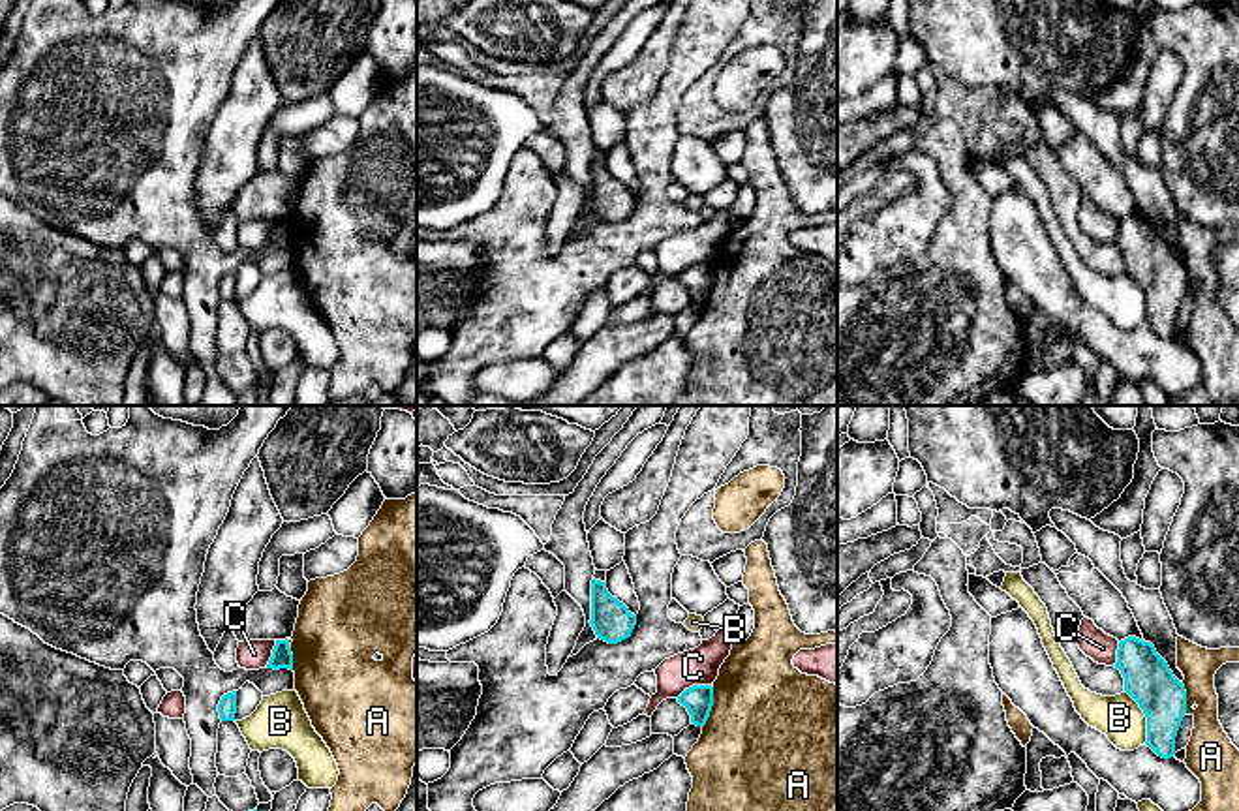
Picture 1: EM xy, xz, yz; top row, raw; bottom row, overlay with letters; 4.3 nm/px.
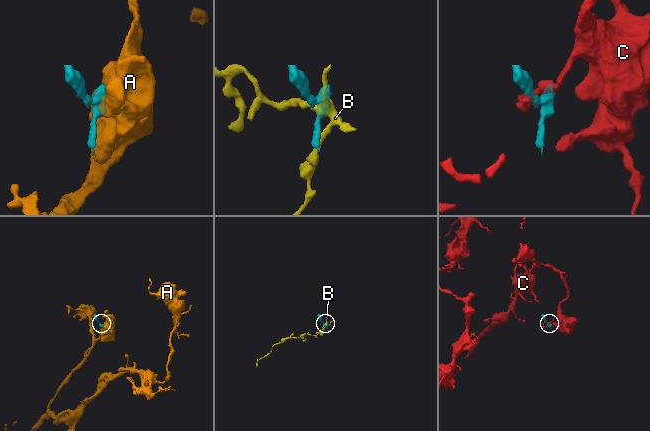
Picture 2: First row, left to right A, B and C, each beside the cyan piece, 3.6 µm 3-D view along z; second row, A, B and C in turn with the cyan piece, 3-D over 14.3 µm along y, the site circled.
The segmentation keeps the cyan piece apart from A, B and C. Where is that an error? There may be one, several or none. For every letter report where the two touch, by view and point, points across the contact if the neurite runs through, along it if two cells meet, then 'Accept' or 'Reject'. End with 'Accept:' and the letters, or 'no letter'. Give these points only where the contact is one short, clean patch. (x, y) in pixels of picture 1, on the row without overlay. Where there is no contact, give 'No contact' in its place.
A: Touches cyan at xz (712, 284). Reject
B: Touches cyan at yz (1146, 295). Boundary: yz (1125, 269), (1146, 297), (1146, 321). Reject
C: Touches cyan at xz (693, 265). Reject
Accept: no letter

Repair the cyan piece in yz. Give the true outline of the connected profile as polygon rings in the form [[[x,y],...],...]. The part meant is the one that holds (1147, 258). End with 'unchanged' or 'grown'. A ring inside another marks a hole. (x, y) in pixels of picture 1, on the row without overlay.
[[[1128,216],[1119,222],[1115,248],[1124,257],[1124,270],[1147,297],[1147,325],[1162,338],[1175,334],[1175,315],[1186,293],[1185,265],[1151,222]]] | unchanged

